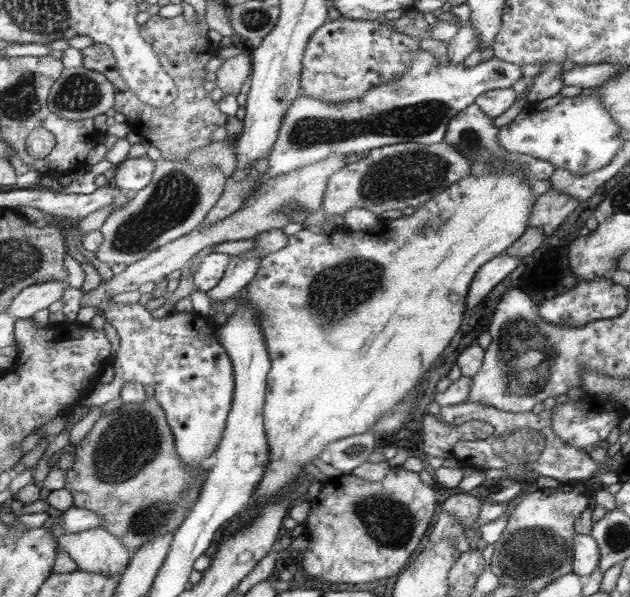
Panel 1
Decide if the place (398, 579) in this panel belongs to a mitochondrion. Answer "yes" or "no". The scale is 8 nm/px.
no

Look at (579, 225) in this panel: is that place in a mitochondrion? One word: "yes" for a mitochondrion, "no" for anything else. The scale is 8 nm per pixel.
no

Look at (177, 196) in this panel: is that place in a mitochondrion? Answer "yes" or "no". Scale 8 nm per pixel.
yes

